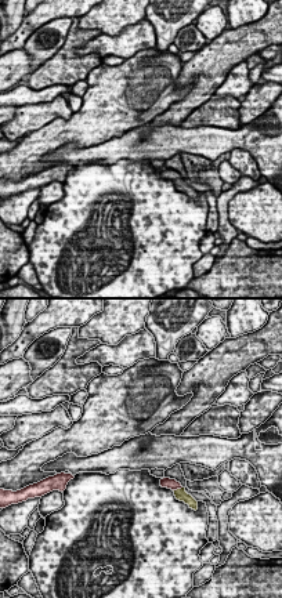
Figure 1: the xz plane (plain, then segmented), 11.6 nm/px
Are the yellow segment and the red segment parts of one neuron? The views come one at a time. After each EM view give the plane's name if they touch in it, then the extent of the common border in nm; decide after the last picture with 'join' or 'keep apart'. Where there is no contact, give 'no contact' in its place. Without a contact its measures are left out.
meets yellow in xz; contact 120 nm long

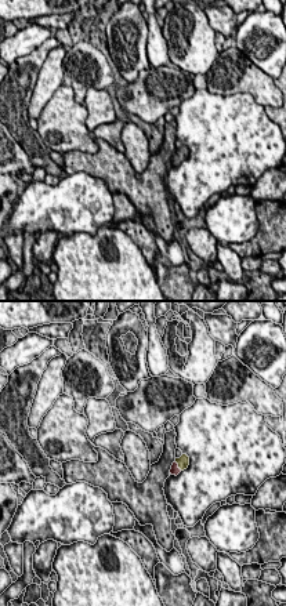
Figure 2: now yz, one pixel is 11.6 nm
meets yellow in yz; contact 140 nm long

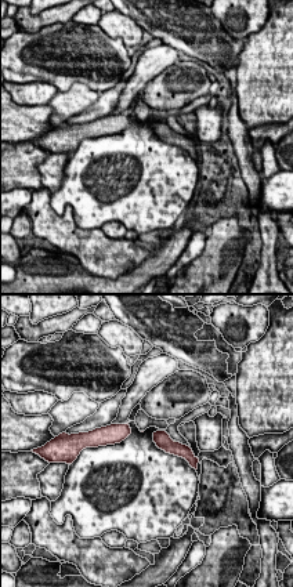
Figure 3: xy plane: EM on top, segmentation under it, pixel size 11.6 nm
no contact

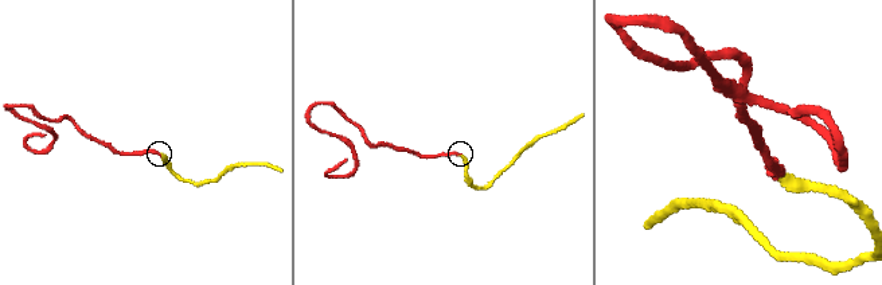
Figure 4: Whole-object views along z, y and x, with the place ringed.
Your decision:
join

